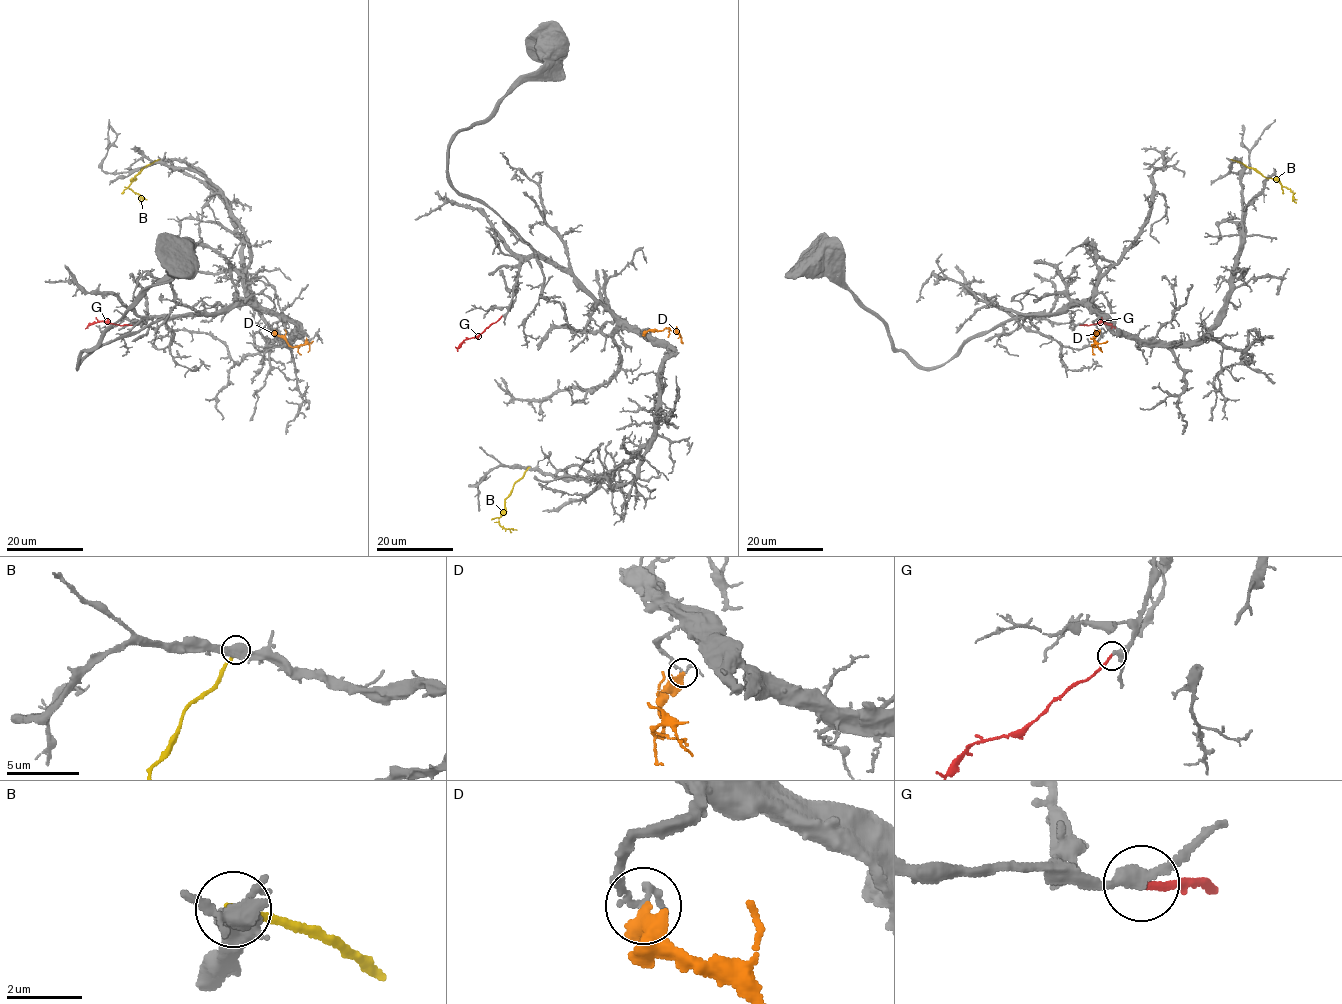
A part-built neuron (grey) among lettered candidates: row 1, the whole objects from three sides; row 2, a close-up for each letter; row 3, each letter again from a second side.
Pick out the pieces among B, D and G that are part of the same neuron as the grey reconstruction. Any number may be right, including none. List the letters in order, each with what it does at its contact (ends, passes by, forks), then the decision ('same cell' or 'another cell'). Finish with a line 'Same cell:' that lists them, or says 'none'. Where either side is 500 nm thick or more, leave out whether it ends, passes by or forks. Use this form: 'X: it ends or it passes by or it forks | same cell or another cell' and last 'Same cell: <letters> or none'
B: another cell
D: it ends | another cell
G: it ends | same cell
Same cell: G

